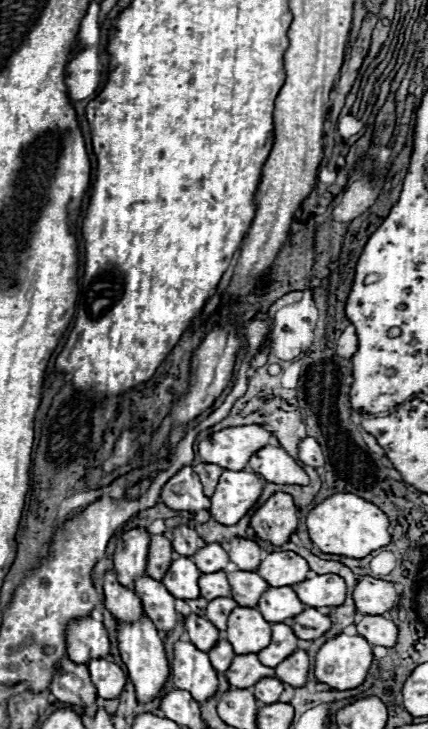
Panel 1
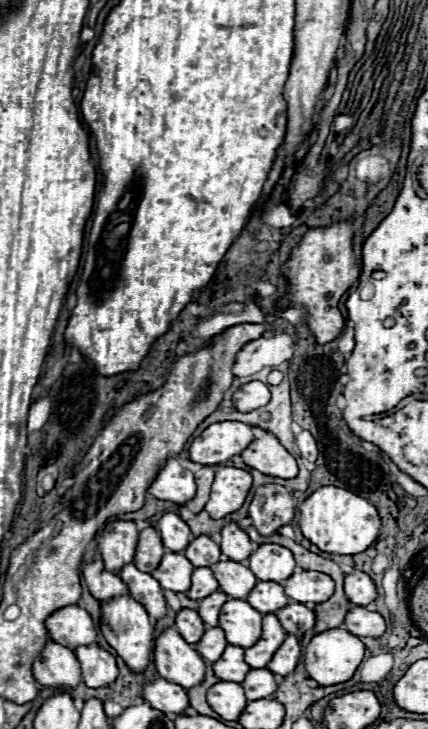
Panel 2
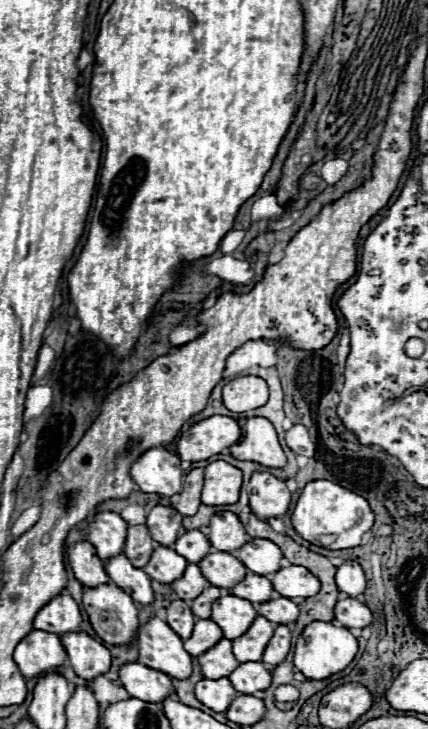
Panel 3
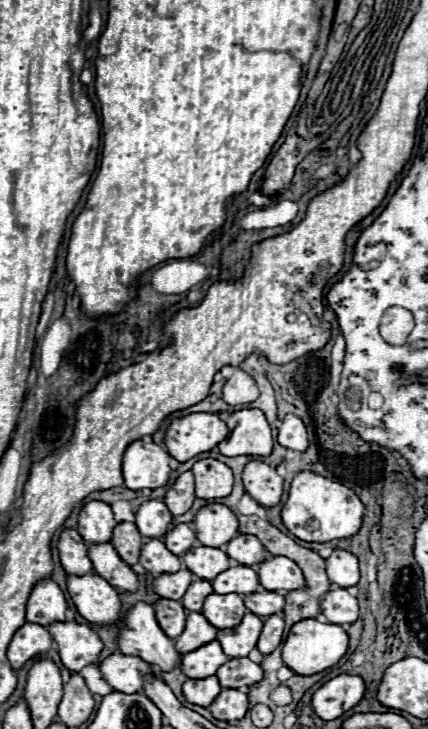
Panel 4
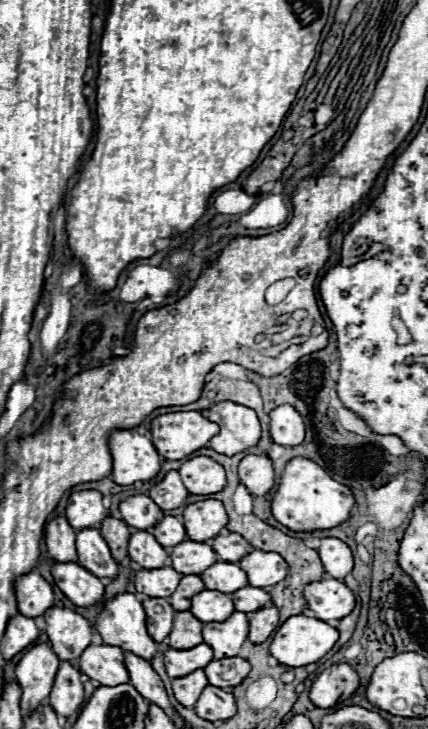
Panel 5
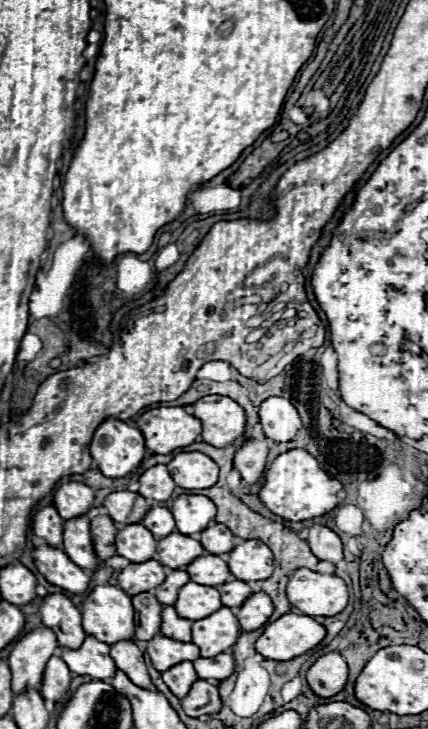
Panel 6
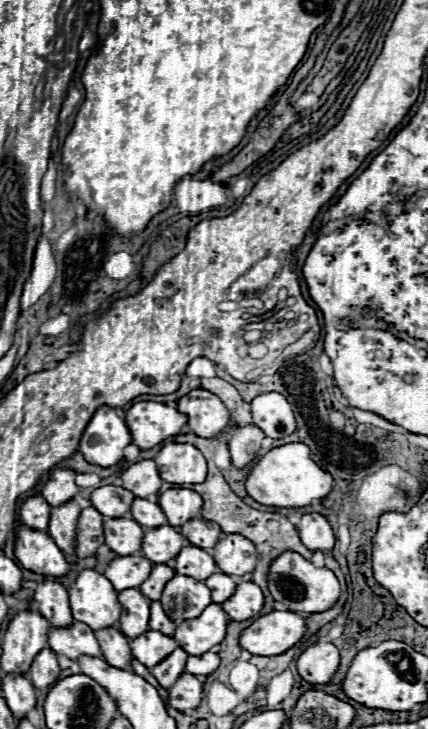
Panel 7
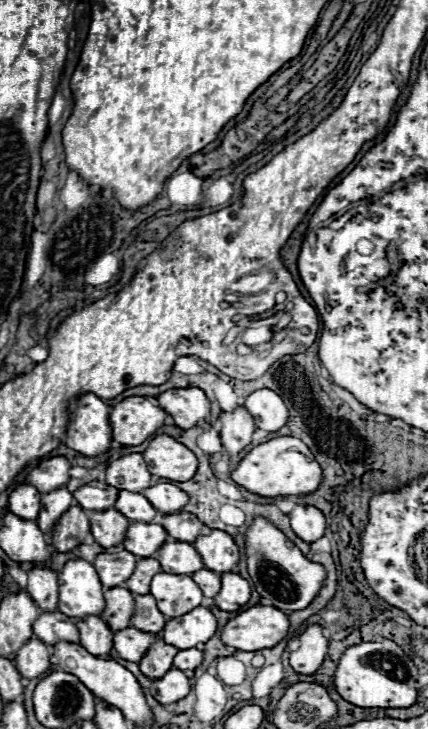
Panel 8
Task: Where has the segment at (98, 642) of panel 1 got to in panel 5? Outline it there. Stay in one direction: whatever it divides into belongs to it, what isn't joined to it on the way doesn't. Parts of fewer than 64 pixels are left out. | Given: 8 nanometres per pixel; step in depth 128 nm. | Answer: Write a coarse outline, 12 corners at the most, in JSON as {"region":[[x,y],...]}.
{"region":[[38,572],[16,580],[18,612],[44,616],[56,606],[52,586]]}

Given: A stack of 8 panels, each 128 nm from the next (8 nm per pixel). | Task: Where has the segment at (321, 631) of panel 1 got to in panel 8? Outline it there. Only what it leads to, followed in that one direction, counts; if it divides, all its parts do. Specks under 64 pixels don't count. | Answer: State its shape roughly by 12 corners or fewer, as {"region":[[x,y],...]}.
{"region":[[204,568],[192,578],[206,598],[220,592],[220,574]]}

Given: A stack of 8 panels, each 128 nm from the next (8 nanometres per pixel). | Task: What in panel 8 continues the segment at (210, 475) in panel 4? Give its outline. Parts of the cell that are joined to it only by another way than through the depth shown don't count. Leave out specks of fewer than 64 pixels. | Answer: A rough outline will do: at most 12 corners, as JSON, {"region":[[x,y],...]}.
{"region":[[166,434],[142,456],[158,478],[188,482],[198,458]]}

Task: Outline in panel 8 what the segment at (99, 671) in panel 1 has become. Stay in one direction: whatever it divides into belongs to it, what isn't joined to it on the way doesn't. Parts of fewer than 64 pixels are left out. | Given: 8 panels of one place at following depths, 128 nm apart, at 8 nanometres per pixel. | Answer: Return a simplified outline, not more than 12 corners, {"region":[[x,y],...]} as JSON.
{"region":[[46,566],[28,574],[28,594],[40,610],[56,612],[58,574]]}

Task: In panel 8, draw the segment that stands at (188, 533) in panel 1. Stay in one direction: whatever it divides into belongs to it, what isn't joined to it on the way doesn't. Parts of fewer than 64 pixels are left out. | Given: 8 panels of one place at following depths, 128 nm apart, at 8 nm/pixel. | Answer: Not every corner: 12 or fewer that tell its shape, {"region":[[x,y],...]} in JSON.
{"region":[[88,482],[74,492],[84,510],[110,510],[118,488]]}

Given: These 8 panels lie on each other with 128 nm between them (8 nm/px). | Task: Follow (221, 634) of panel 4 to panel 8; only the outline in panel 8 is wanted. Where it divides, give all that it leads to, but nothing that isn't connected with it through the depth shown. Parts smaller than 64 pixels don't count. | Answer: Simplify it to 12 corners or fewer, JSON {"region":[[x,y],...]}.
{"region":[[198,606],[168,620],[162,638],[180,650],[216,636],[212,610]]}

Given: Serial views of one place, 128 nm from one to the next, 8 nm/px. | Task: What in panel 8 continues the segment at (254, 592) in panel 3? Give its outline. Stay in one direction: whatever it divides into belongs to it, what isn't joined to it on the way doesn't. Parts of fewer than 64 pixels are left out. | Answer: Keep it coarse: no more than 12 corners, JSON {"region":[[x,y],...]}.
{"region":[[168,540],[156,560],[164,572],[194,574],[202,556],[188,542]]}

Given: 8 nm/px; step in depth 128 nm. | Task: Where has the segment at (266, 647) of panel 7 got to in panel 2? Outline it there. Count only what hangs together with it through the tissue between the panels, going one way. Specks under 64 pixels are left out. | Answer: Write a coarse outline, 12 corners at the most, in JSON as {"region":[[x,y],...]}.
{"region":[[346,630],[312,638],[304,666],[320,686],[354,676],[366,646]]}

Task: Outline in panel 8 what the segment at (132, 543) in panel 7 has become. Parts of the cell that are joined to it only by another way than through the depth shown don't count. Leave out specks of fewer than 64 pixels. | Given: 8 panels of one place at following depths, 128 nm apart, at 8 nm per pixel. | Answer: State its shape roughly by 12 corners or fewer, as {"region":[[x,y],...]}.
{"region":[[116,508],[92,512],[96,542],[114,548],[126,540],[130,520]]}

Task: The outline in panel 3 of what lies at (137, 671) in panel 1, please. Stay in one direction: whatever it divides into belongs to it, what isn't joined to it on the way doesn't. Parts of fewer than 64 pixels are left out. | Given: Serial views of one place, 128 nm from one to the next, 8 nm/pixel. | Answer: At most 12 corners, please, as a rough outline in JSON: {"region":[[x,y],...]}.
{"region":[[116,584],[84,588],[90,624],[114,646],[136,642],[138,608]]}

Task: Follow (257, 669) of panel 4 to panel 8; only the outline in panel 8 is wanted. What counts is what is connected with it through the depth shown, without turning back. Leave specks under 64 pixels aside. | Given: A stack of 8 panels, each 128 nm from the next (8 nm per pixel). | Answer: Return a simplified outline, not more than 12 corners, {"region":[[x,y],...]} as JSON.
{"region":[[198,648],[178,652],[174,666],[180,670],[196,670],[204,662]]}

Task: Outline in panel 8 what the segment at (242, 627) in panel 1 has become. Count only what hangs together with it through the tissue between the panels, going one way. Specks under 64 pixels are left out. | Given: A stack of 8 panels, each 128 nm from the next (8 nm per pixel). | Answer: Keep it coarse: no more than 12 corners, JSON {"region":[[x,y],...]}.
{"region":[[160,572],[150,594],[168,620],[204,600],[192,576]]}

